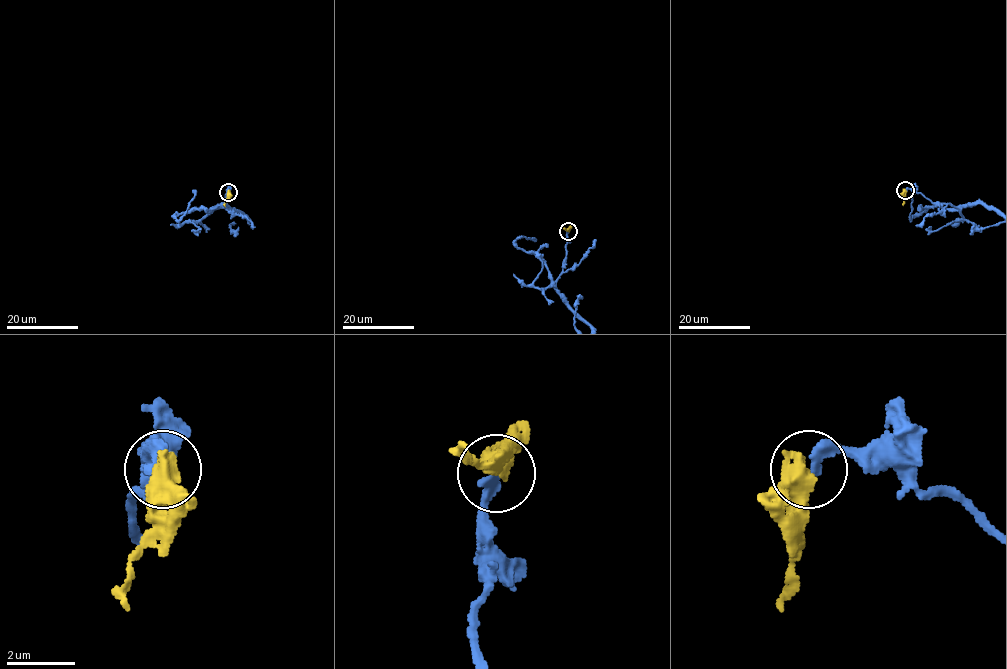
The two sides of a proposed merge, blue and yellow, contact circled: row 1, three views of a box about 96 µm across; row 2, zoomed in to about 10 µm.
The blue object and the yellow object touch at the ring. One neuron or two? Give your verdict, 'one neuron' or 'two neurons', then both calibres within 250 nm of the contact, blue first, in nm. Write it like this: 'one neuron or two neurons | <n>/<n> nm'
one neuron | 340/650 nm

